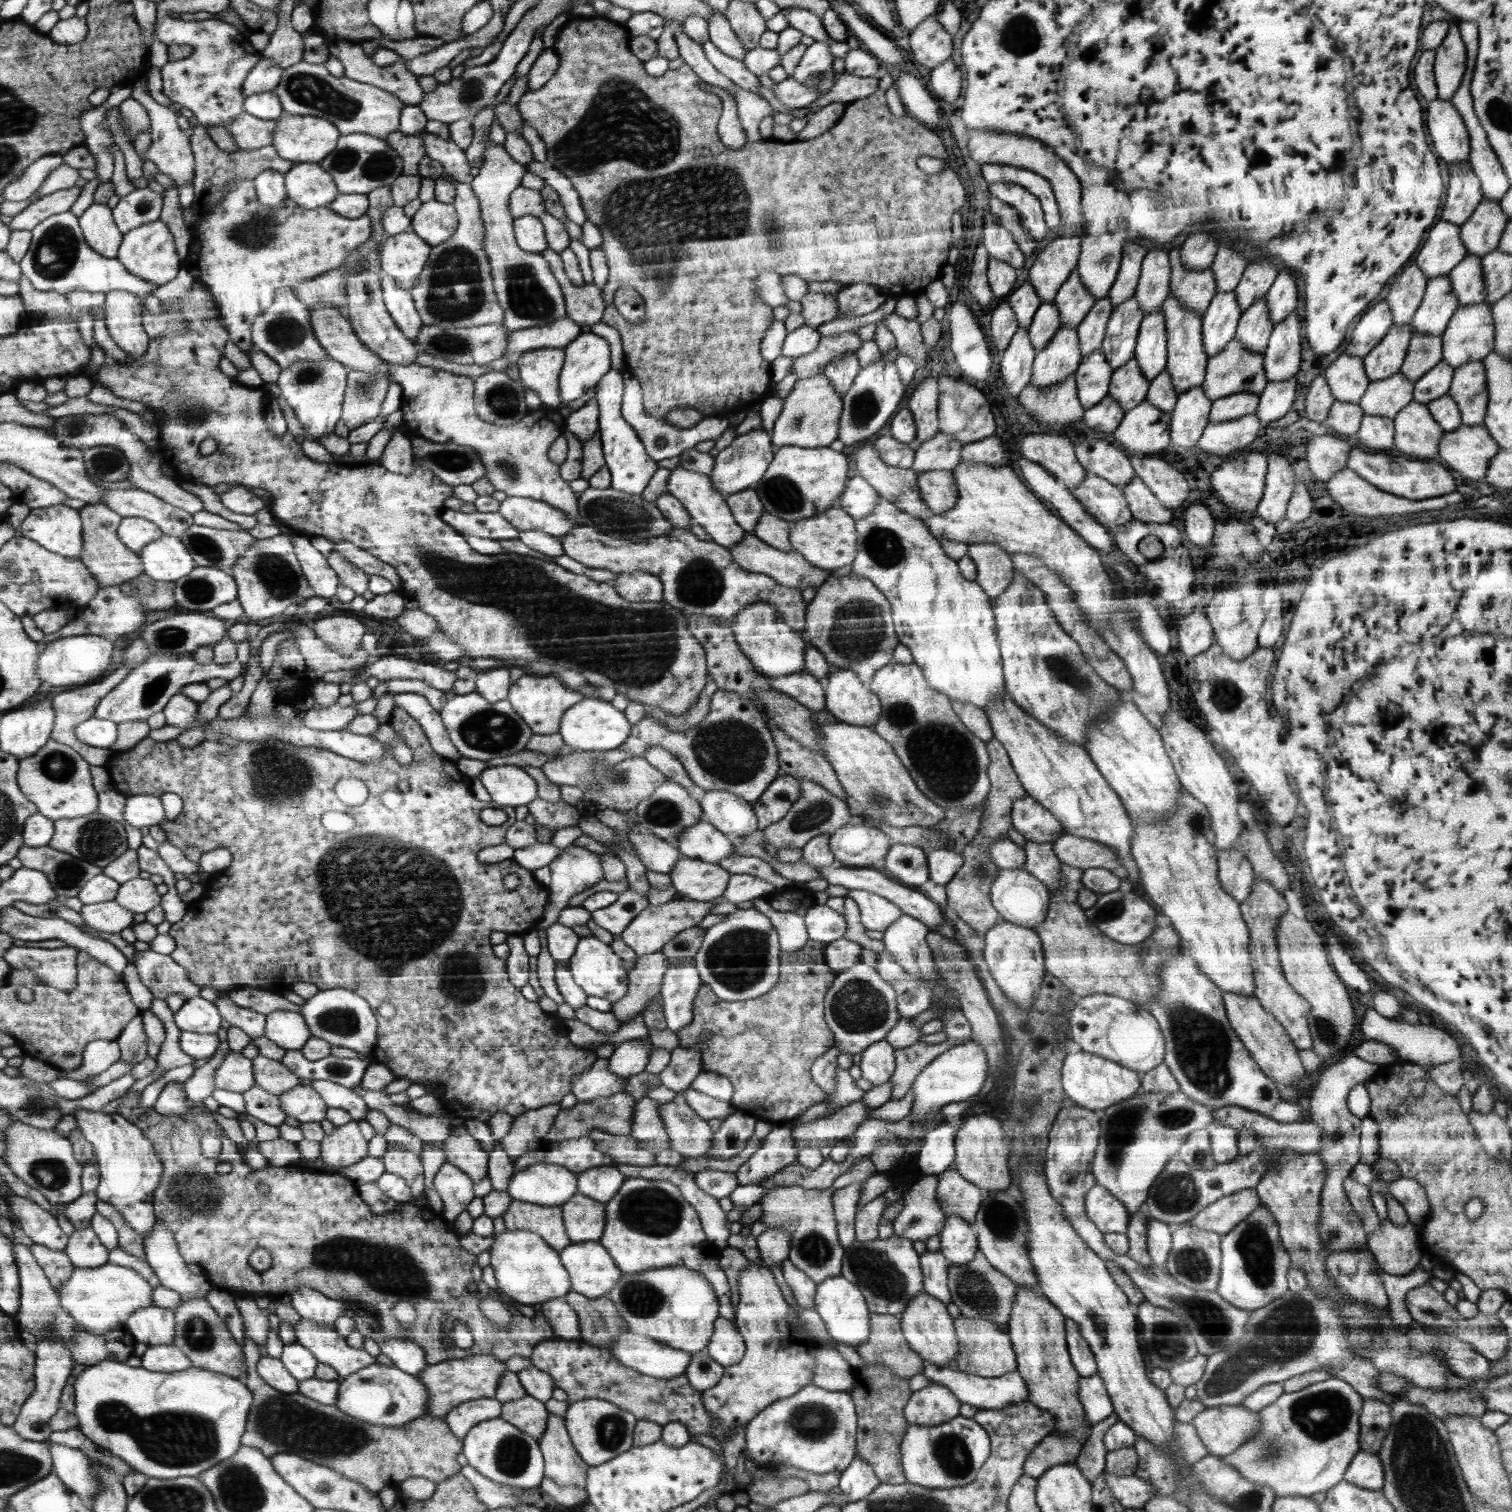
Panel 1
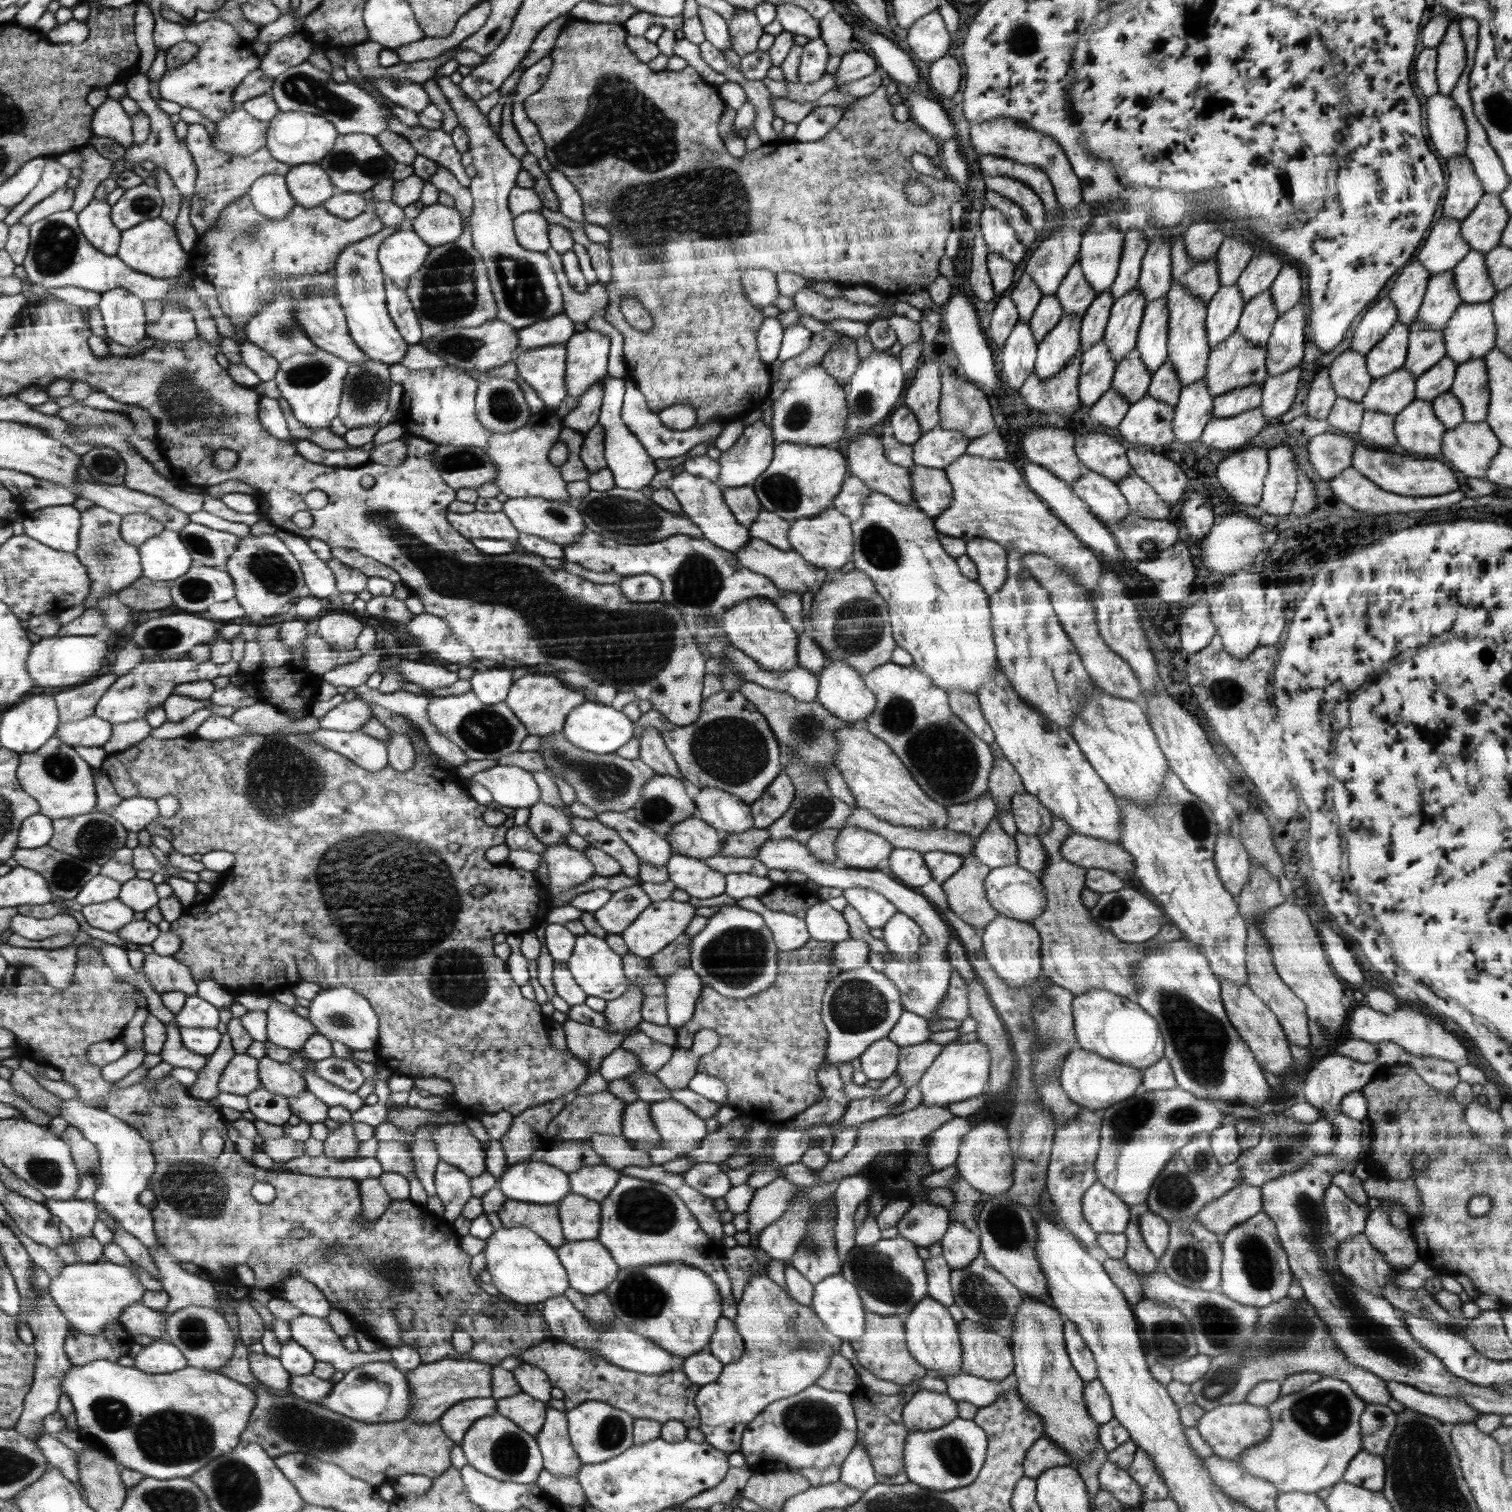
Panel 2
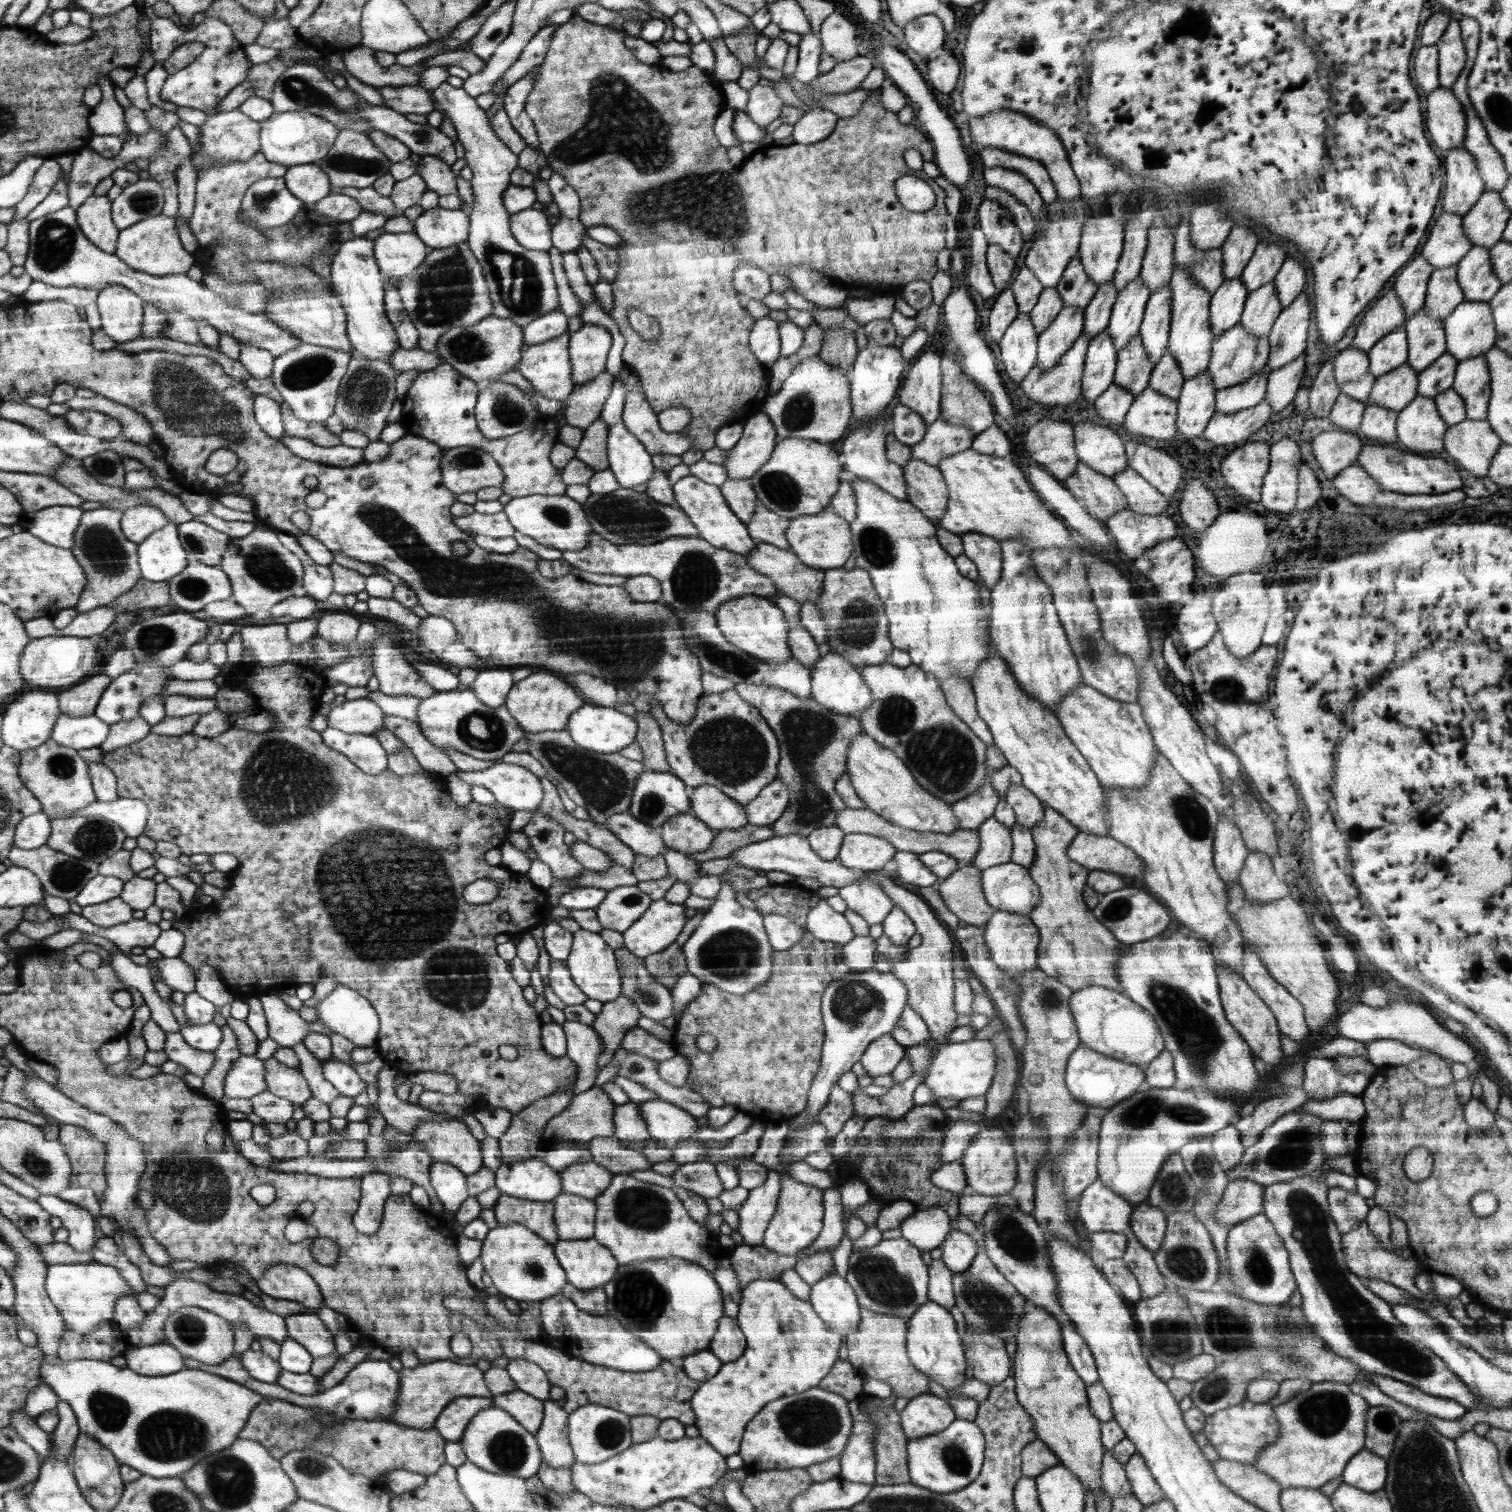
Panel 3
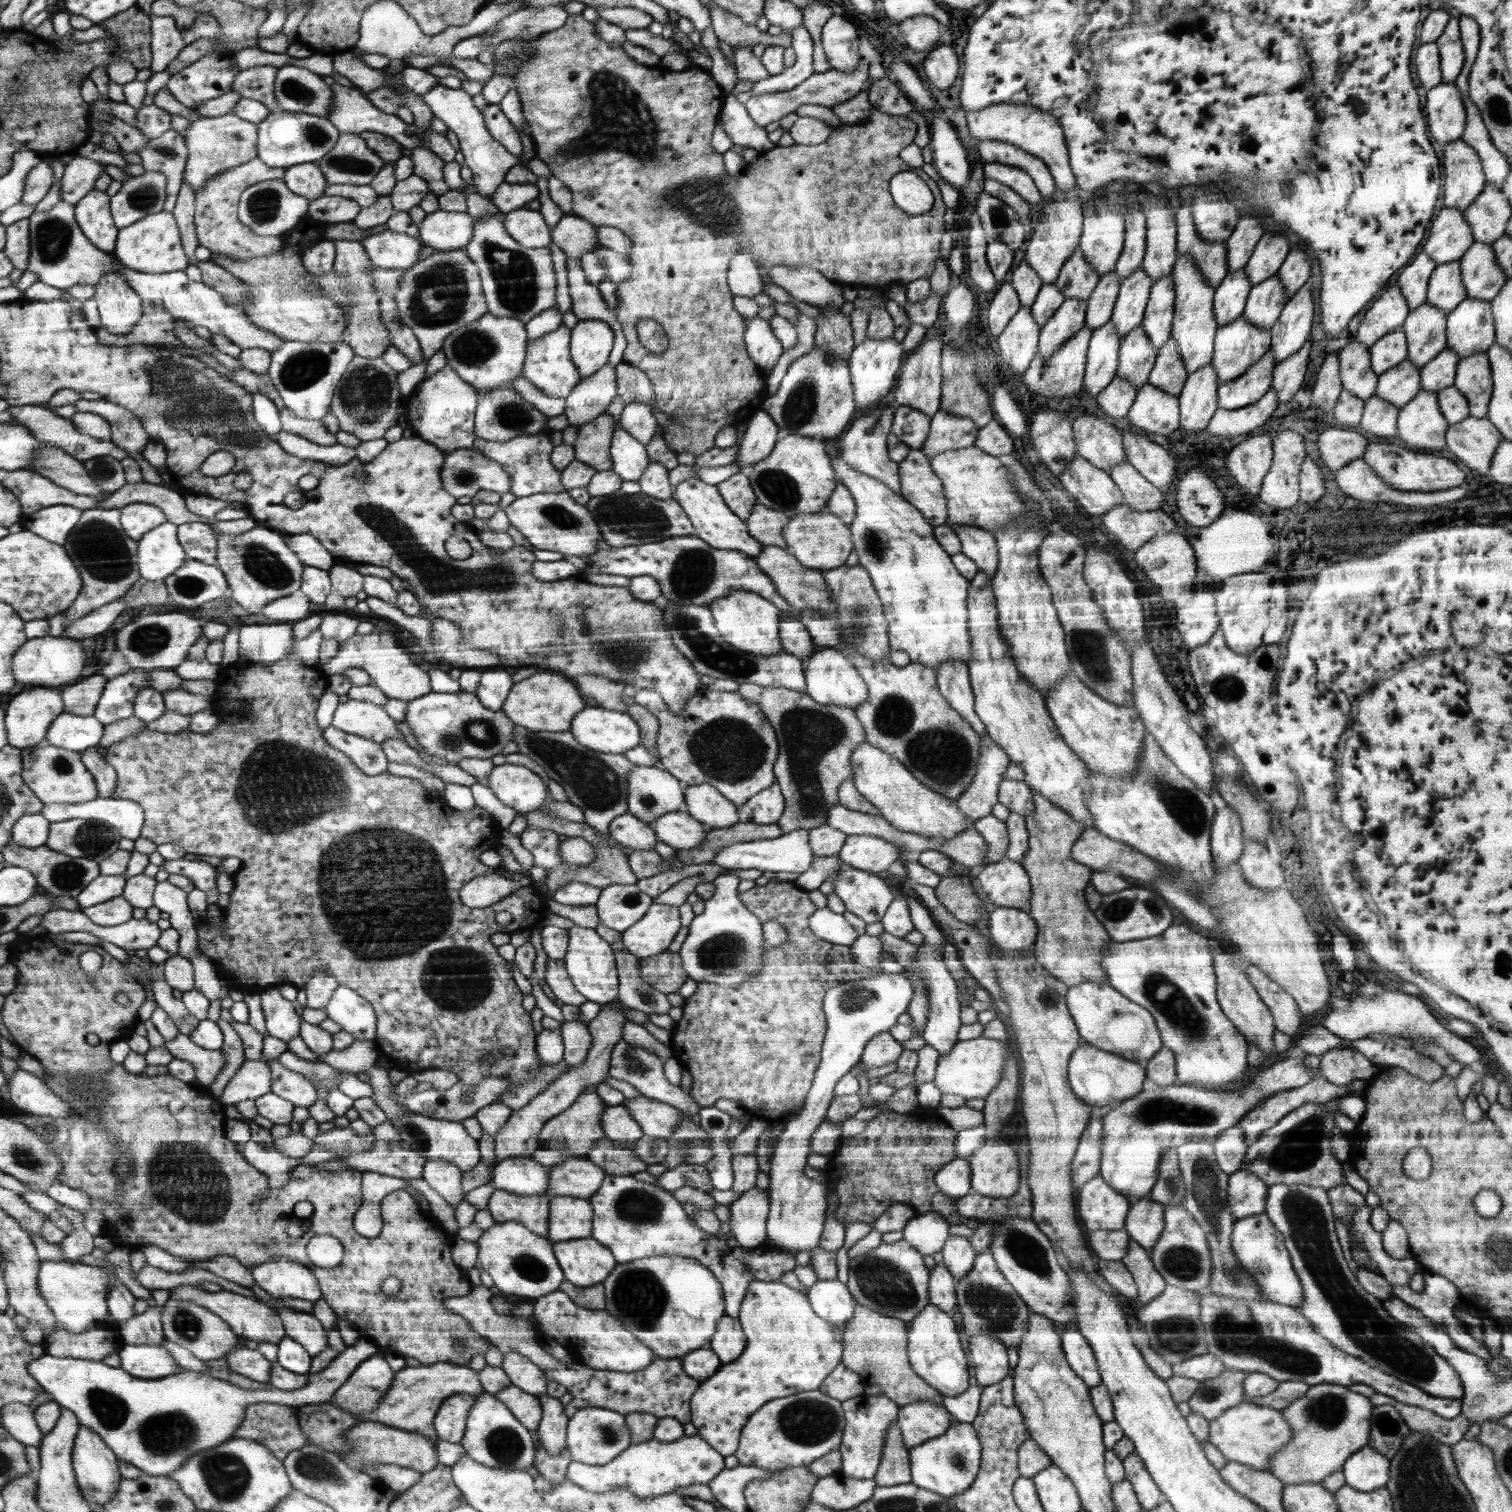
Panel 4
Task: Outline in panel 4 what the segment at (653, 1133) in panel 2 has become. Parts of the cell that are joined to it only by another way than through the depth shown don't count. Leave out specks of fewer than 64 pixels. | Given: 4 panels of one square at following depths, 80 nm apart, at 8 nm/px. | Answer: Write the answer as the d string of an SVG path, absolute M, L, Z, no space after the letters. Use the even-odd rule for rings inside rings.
M620 1104L606 1107L602 1112L602 1128L604 1137L618 1143L619 1148L634 1149L636 1140L644 1136L643 1129L636 1123L628 1109Z

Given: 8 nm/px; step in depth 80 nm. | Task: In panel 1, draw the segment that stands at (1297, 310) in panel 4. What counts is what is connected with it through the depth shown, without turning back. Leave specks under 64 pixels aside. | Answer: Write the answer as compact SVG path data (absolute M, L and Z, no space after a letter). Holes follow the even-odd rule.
M1292 311L1281 323L1273 326L1264 356L1267 382L1290 380L1300 368L1300 316Z

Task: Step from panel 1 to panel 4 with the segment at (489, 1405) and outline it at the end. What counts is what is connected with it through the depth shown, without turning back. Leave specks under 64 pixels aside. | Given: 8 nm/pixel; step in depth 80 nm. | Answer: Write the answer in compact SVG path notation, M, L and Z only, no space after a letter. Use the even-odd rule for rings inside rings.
M470 1394L450 1396L440 1406L435 1416L435 1431L439 1440L448 1440L458 1444L466 1430L466 1417L476 1398Z

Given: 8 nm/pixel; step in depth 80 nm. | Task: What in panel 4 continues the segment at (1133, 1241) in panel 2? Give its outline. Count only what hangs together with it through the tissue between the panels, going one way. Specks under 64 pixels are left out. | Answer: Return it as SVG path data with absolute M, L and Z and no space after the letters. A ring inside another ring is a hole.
M1129 1237L1128 1246L1128 1252L1121 1261L1135 1280L1138 1302L1148 1304L1162 1294L1167 1284L1160 1273L1156 1272L1149 1249L1140 1246L1132 1237Z

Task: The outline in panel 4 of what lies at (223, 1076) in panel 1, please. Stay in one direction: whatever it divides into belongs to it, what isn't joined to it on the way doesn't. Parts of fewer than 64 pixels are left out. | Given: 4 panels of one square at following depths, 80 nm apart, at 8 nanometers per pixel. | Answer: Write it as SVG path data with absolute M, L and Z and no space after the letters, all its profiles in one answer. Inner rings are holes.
M245 1059L238 1072L224 1087L221 1100L226 1106L243 1100L256 1100L268 1094L271 1086L272 1075L268 1062Z

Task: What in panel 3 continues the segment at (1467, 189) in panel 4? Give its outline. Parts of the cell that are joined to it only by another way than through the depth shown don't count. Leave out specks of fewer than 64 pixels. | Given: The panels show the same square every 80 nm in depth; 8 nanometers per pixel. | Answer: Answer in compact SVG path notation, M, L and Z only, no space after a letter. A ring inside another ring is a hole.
M1464 147L1448 151L1445 167L1447 178L1442 196L1443 212L1464 216L1484 194L1484 181L1473 156Z

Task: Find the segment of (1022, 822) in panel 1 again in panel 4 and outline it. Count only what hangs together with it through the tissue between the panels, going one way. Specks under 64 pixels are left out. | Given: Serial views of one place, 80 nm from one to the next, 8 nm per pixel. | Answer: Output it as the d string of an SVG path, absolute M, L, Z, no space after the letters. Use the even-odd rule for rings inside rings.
M1002 779L999 784L998 803L1024 818L1033 811L1032 789L1024 781Z

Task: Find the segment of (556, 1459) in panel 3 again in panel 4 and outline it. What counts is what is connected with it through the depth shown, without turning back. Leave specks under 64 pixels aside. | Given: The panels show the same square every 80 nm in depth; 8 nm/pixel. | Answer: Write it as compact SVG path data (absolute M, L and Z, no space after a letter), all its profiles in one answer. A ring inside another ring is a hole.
M547 1394L538 1397L543 1405L543 1418L539 1428L534 1432L540 1445L550 1456L558 1456L567 1448L567 1424L570 1417L566 1408L562 1406L558 1398L551 1398Z

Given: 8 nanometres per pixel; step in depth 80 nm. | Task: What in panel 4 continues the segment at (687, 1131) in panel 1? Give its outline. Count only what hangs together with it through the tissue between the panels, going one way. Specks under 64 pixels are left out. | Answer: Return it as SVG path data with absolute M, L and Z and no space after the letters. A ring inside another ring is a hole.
M643 1097L625 1098L622 1104L632 1114L644 1135L667 1139L676 1127L680 1127L682 1112L675 1105Z

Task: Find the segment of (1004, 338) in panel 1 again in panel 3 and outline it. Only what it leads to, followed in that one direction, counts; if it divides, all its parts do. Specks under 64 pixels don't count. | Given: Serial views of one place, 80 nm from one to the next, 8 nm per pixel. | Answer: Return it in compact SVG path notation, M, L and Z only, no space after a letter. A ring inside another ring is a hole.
M1011 288L998 291L989 315L989 326L985 331L998 342L1012 321L1018 316L1019 310Z

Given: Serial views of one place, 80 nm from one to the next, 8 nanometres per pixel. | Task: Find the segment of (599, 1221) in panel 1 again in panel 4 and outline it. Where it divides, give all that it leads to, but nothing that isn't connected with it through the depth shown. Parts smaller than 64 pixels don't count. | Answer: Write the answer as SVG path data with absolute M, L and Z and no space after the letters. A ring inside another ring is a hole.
M574 1196L551 1197L550 1230L547 1238L560 1241L586 1239L594 1230L594 1206L589 1199Z

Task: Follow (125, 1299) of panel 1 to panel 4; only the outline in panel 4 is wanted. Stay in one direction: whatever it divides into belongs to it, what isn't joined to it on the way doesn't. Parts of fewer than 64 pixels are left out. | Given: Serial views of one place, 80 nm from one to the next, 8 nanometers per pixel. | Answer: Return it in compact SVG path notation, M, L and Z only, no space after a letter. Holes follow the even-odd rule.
M42 1261L39 1289L46 1297L47 1305L58 1318L58 1328L82 1334L94 1327L103 1325L106 1318L111 1315L110 1309L107 1307L107 1294L111 1290L109 1278L114 1276L114 1272L110 1269L88 1266L82 1262Z

